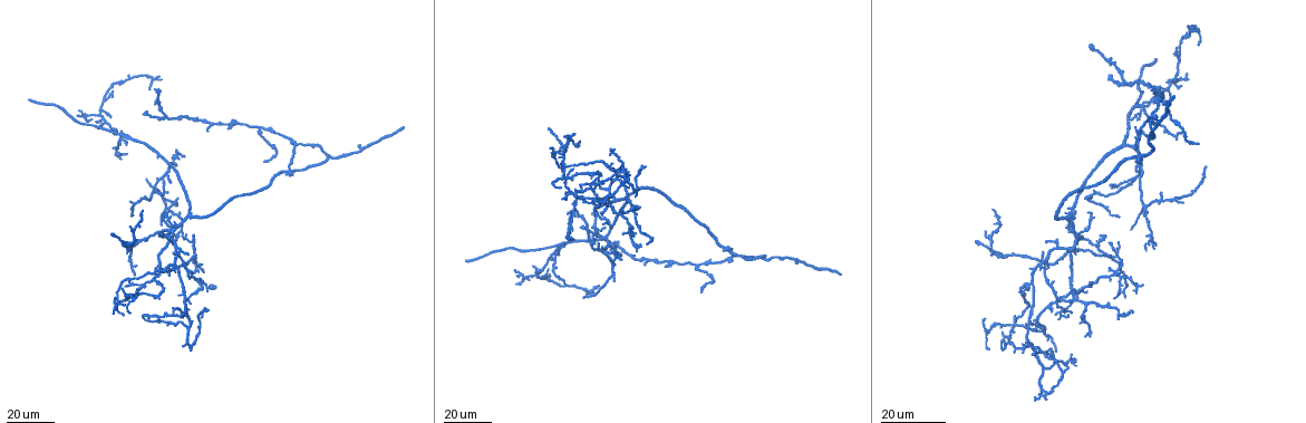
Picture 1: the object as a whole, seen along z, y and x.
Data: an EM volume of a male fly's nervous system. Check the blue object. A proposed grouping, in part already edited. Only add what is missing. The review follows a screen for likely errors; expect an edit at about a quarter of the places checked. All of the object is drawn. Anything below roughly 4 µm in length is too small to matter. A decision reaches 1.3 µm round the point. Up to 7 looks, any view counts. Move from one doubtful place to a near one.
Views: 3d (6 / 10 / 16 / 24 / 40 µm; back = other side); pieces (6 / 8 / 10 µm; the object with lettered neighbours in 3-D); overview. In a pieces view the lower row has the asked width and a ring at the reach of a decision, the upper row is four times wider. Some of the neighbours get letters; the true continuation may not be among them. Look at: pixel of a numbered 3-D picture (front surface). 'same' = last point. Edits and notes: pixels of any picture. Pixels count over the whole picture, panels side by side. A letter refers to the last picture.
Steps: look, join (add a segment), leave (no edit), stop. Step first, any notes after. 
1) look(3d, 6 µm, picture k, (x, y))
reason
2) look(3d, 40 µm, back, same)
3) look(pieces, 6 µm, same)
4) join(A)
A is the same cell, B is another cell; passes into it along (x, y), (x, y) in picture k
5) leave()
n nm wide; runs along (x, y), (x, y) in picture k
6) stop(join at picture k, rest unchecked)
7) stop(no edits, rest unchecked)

look(3d, 24 µm, picture 1, (142, 314))
end of a long branch

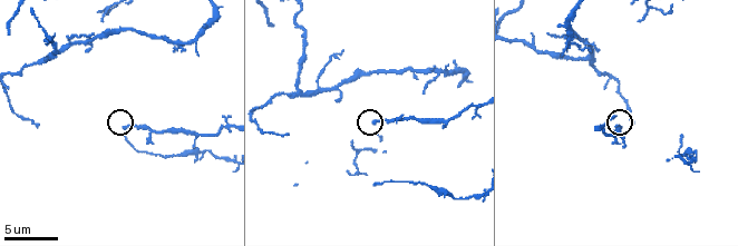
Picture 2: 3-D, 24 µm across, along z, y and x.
look(pieces, 10 µm, picture 2, (123, 126))

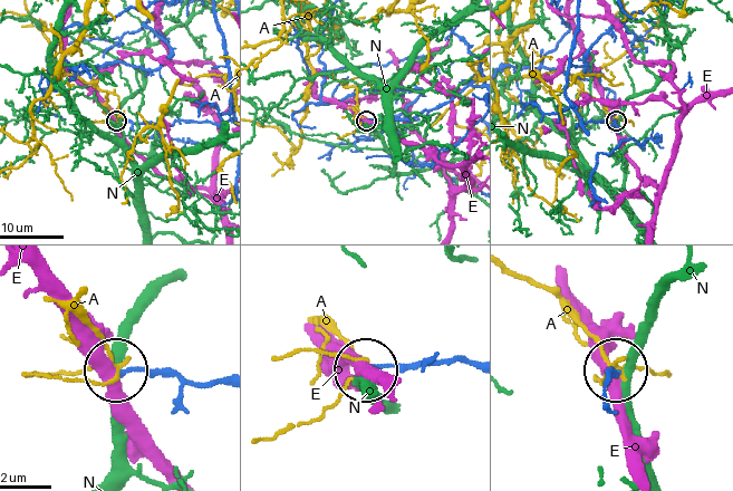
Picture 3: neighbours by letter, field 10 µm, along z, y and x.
leave()
A, E and N are other cells; no lettered segment goes on from it

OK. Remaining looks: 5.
look(3d, 24 µm, picture 1, (127, 152))
branch stops here

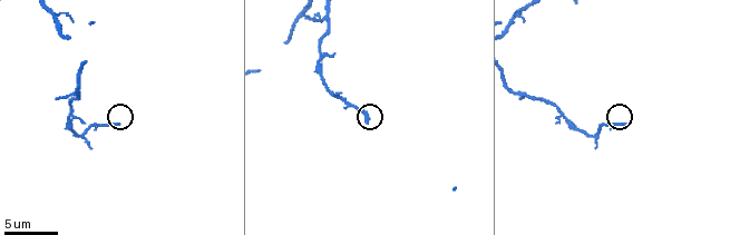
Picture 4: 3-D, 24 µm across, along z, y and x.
look(3d, 6 µm, picture 4, (624, 124))

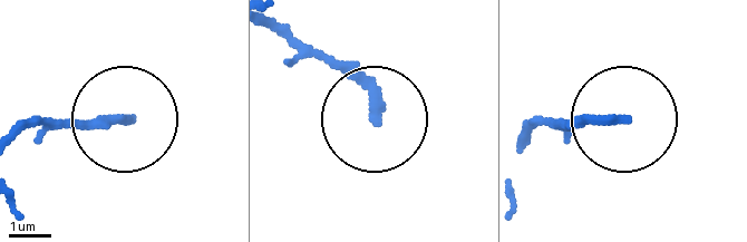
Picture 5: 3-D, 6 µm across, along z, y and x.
look(pieces, 8 µm, picture 5, (379, 120))
see the neighbours

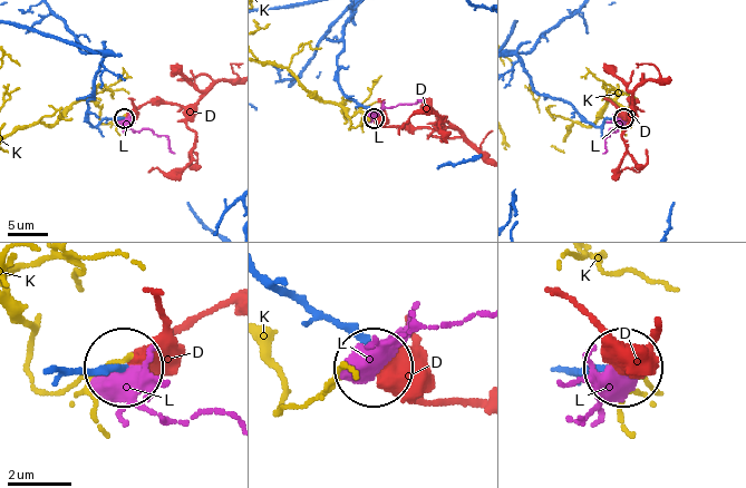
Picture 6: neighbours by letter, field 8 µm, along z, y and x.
leave()
D, K and L are other cells; runs along (69, 376), (123, 367) in picture 6; none of them fits

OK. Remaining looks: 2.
look(3d, 40 µm, picture 1, (146, 113))
an open end

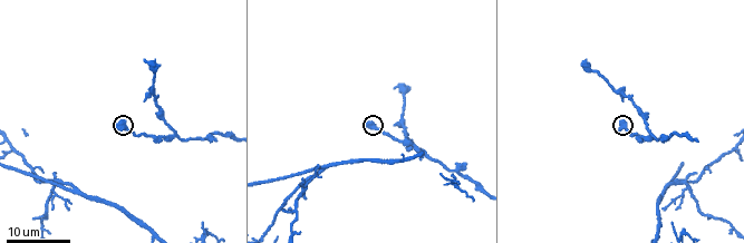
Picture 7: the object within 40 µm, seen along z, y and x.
look(pieces, 6 µm, picture 7, (366, 125))

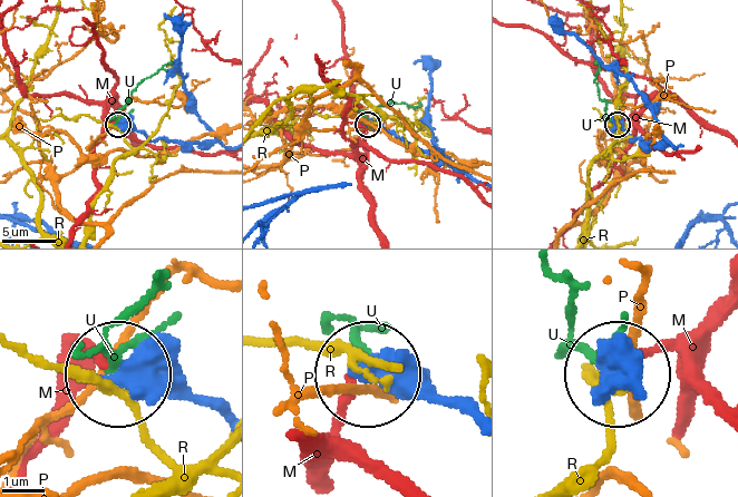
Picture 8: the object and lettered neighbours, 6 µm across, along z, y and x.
leave()
M, P, R and U are other cells; runs along (469, 413), (366, 378) in picture 8; no lettered segment goes on from it

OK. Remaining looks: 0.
stop(no edits, rest unchecked)

